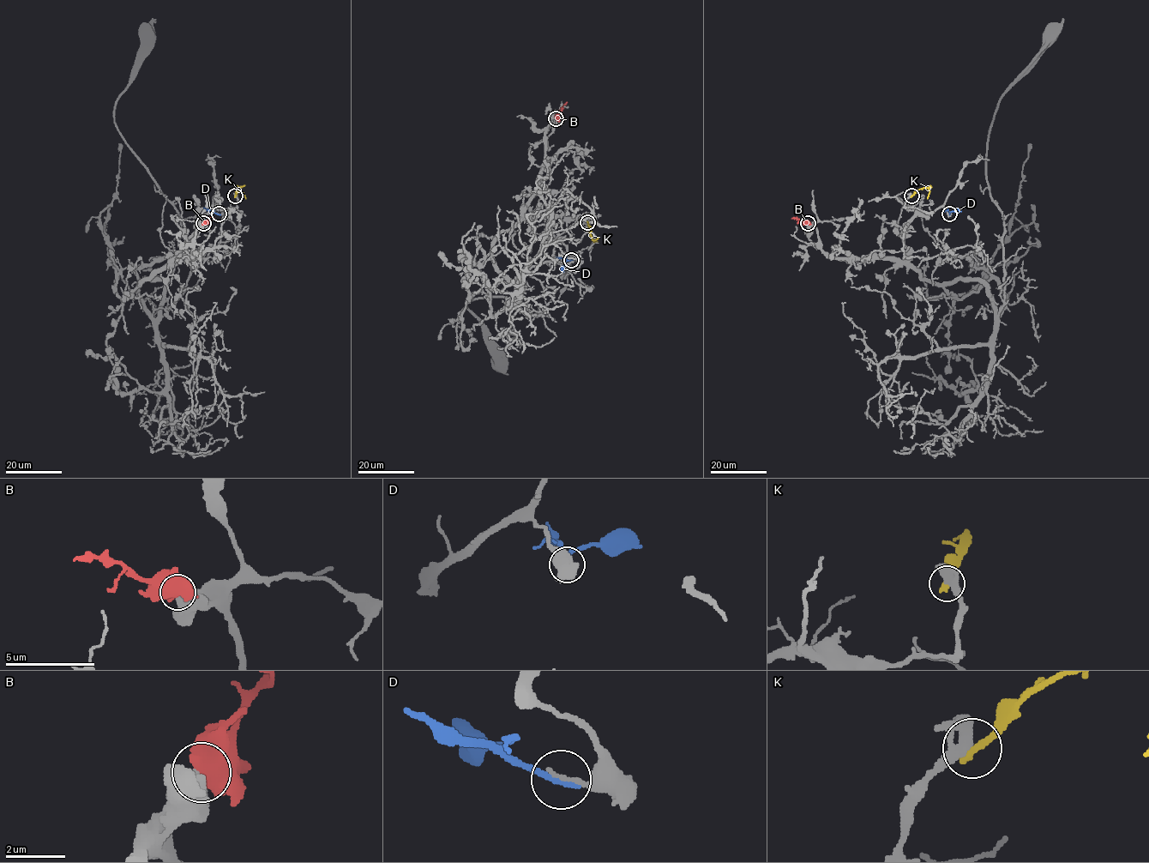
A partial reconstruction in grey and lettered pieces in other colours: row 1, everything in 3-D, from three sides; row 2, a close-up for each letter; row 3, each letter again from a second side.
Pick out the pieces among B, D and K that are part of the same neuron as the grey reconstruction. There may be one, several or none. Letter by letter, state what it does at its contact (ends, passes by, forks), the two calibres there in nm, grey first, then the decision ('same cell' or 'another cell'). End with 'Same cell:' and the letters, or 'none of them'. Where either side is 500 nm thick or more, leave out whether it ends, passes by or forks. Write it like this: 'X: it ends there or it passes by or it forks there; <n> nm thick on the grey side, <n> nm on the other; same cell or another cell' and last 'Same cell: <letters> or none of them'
B: 480 nm thick on the grey side, 1000 nm on the other; another cell
D: it ends there; 160 nm thick on the grey side, 240 nm on the other; another cell
K: it ends there; 440 nm thick on the grey side, 360 nm on the other; another cell
Same cell: none of them

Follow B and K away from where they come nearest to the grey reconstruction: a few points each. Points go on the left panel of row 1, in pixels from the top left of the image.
B: (203, 223), (214, 219)
K: (235, 196), (239, 188), (245, 199)

